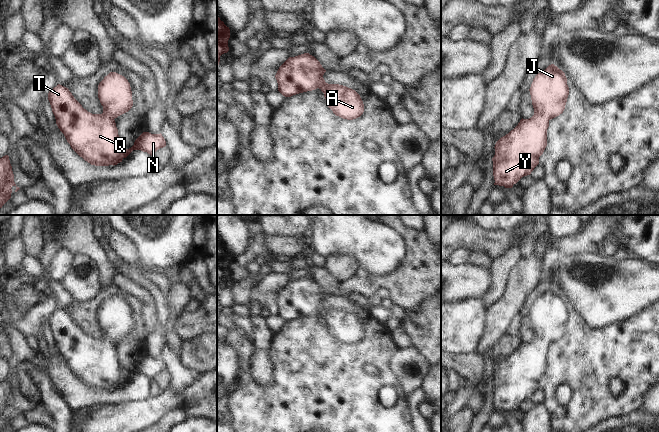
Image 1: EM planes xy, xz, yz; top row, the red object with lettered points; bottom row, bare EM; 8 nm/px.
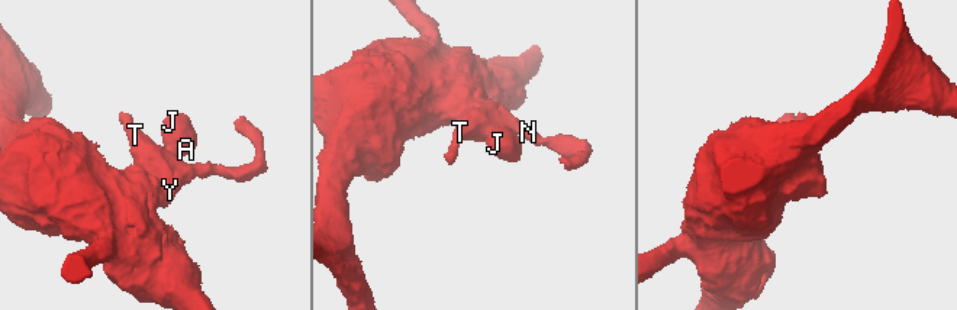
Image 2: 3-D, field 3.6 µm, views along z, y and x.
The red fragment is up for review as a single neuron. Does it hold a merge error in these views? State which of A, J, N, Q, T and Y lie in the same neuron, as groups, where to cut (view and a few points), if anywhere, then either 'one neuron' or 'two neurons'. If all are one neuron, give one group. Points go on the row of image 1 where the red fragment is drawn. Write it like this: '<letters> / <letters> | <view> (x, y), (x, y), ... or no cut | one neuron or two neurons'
A J N Q T Y | no cut | one neuron

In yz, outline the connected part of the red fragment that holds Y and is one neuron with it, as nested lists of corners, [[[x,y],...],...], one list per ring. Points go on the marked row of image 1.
[[[554,64],[538,73],[529,89],[534,115],[529,119],[521,119],[518,125],[495,144],[493,161],[494,185],[512,188],[522,177],[530,175],[539,164],[539,157],[547,146],[547,129],[549,121],[563,113],[569,87],[565,73]]]

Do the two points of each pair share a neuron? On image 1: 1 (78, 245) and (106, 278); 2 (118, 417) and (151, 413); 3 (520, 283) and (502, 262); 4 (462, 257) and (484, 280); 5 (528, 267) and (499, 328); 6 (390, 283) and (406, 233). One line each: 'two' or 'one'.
1: one
2: one
3: two
4: two
5: one
6: one

